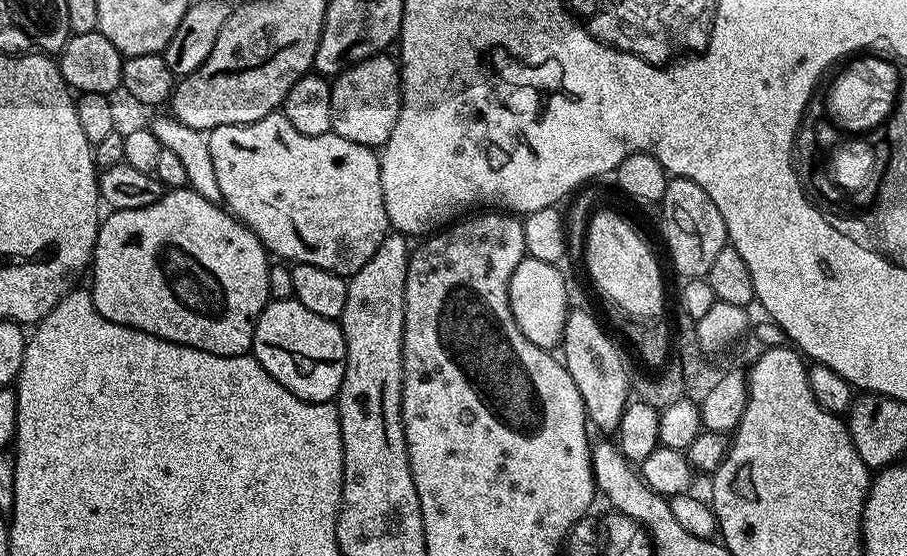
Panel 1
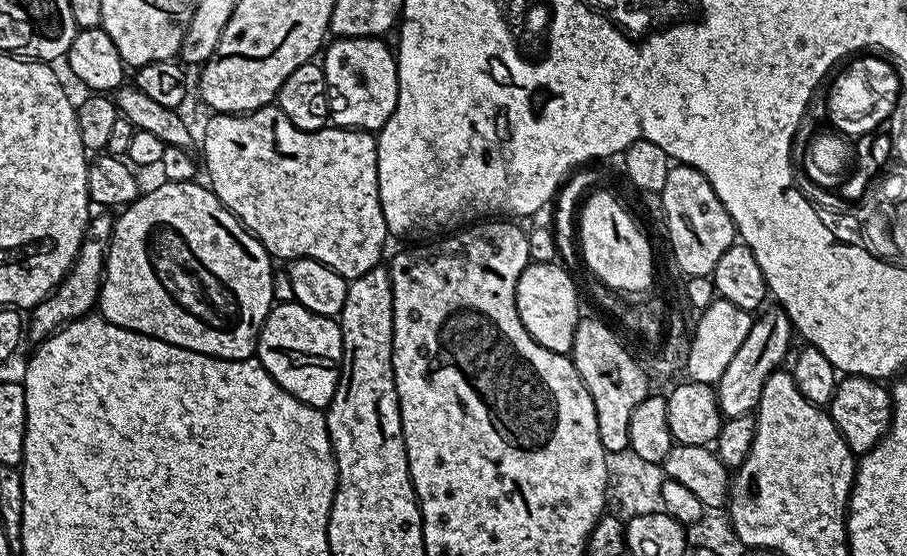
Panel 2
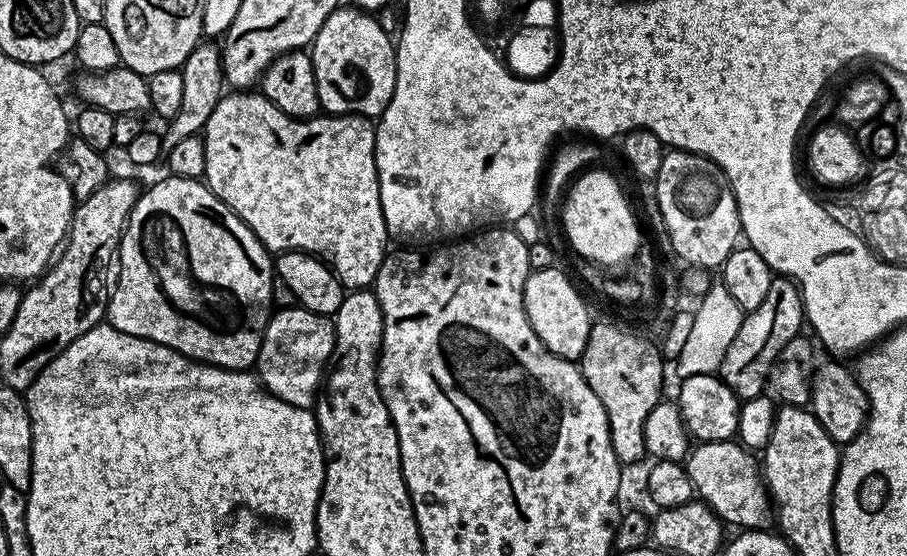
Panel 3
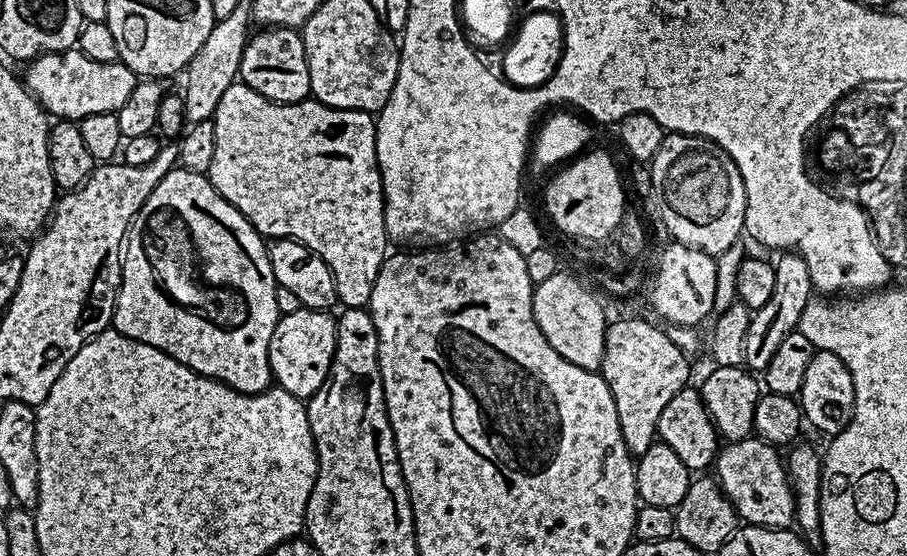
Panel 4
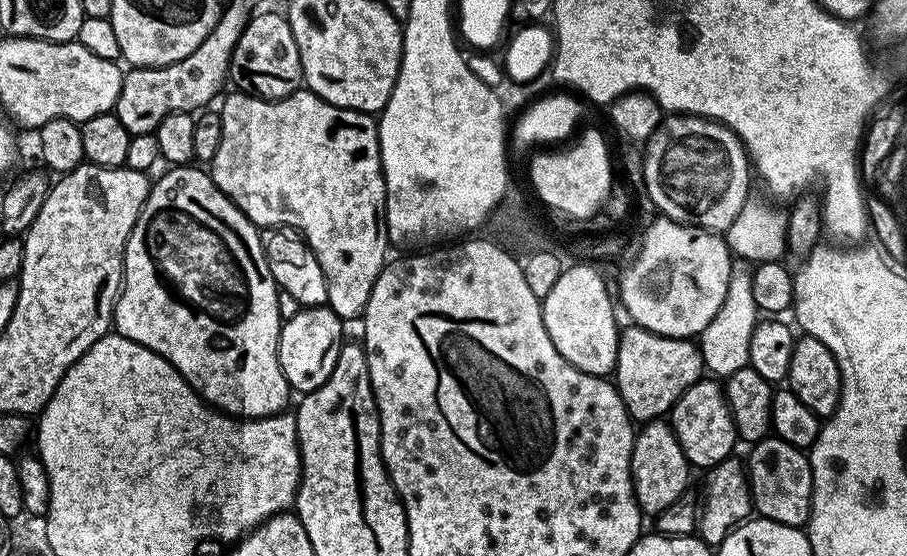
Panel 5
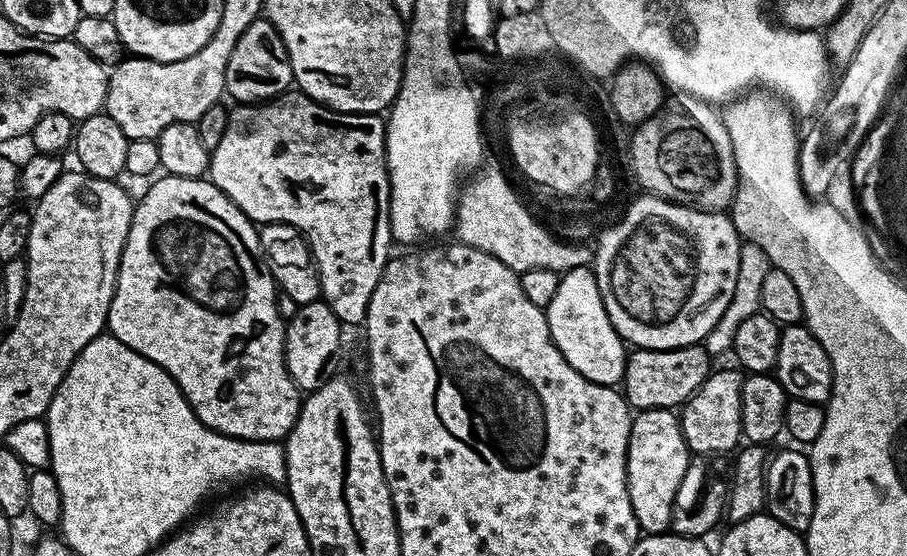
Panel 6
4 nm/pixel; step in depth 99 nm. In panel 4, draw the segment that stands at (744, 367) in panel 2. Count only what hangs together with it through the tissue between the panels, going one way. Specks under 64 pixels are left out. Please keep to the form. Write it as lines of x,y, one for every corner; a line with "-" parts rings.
788,250
779,256
782,257
775,261
774,291
770,294
766,306
753,311
747,330
744,361
745,365
754,372
762,372
786,334
799,327
801,316
814,292
809,267
800,254
794,250

